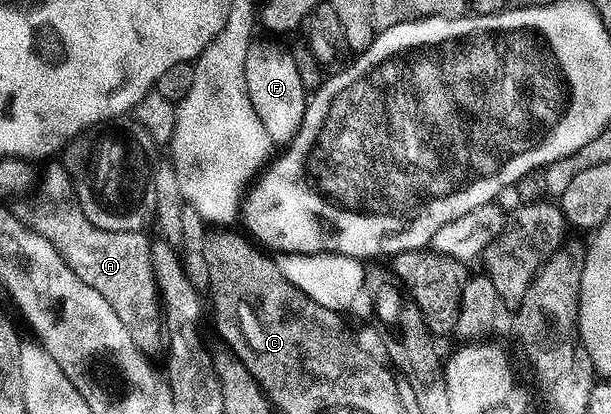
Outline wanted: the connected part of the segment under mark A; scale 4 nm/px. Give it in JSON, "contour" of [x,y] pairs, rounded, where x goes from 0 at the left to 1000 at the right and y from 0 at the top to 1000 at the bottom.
{"contour":[[[87,391],[70,413],[54,512],[44,522],[47,546],[77,572],[115,650],[131,674],[142,679],[149,698],[160,703],[182,746],[188,746],[195,775],[208,785],[208,804],[214,804],[214,824],[221,824],[227,845],[239,853],[257,848],[262,838],[265,845],[267,734],[250,647],[247,577],[242,577],[237,558],[177,558],[149,543],[126,478],[119,435],[98,391]]]}

